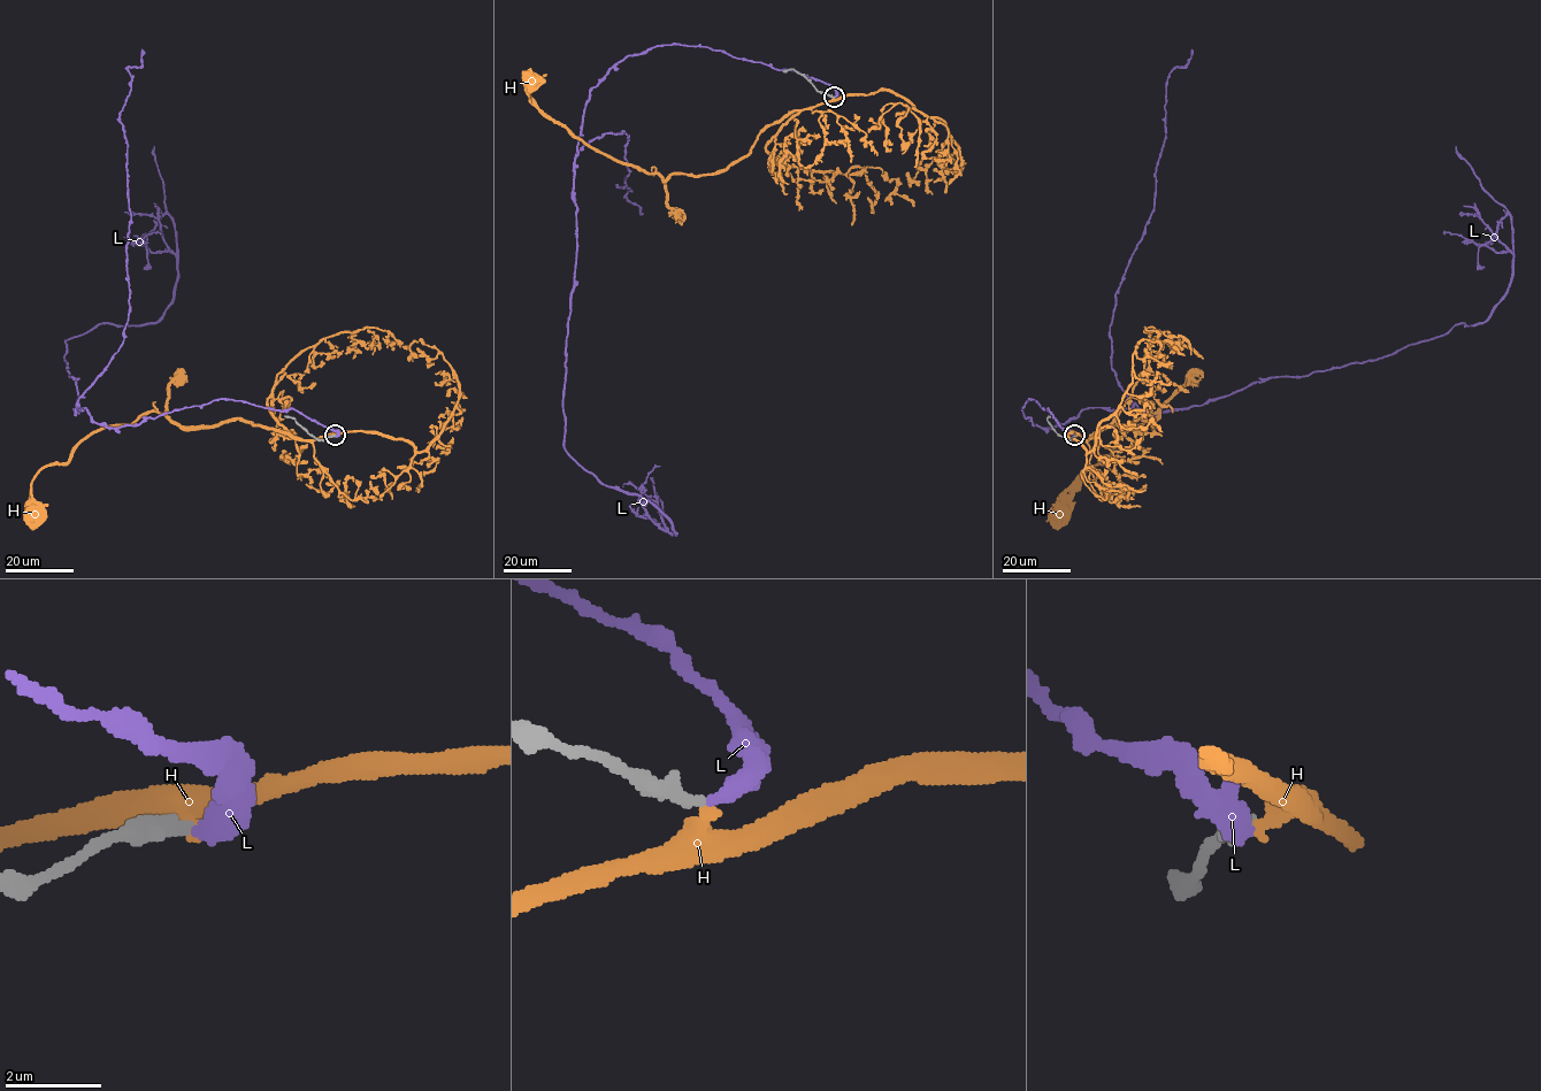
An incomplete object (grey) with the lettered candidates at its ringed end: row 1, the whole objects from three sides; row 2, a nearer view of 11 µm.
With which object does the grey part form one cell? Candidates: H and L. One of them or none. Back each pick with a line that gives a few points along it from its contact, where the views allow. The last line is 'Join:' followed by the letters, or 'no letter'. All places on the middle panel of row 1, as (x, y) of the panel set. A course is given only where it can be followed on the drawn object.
L: Its course: (834, 97), (800, 73), (660, 45), (590, 92), (565, 448), (653, 504), (675, 535), (652, 477)
Join: L

